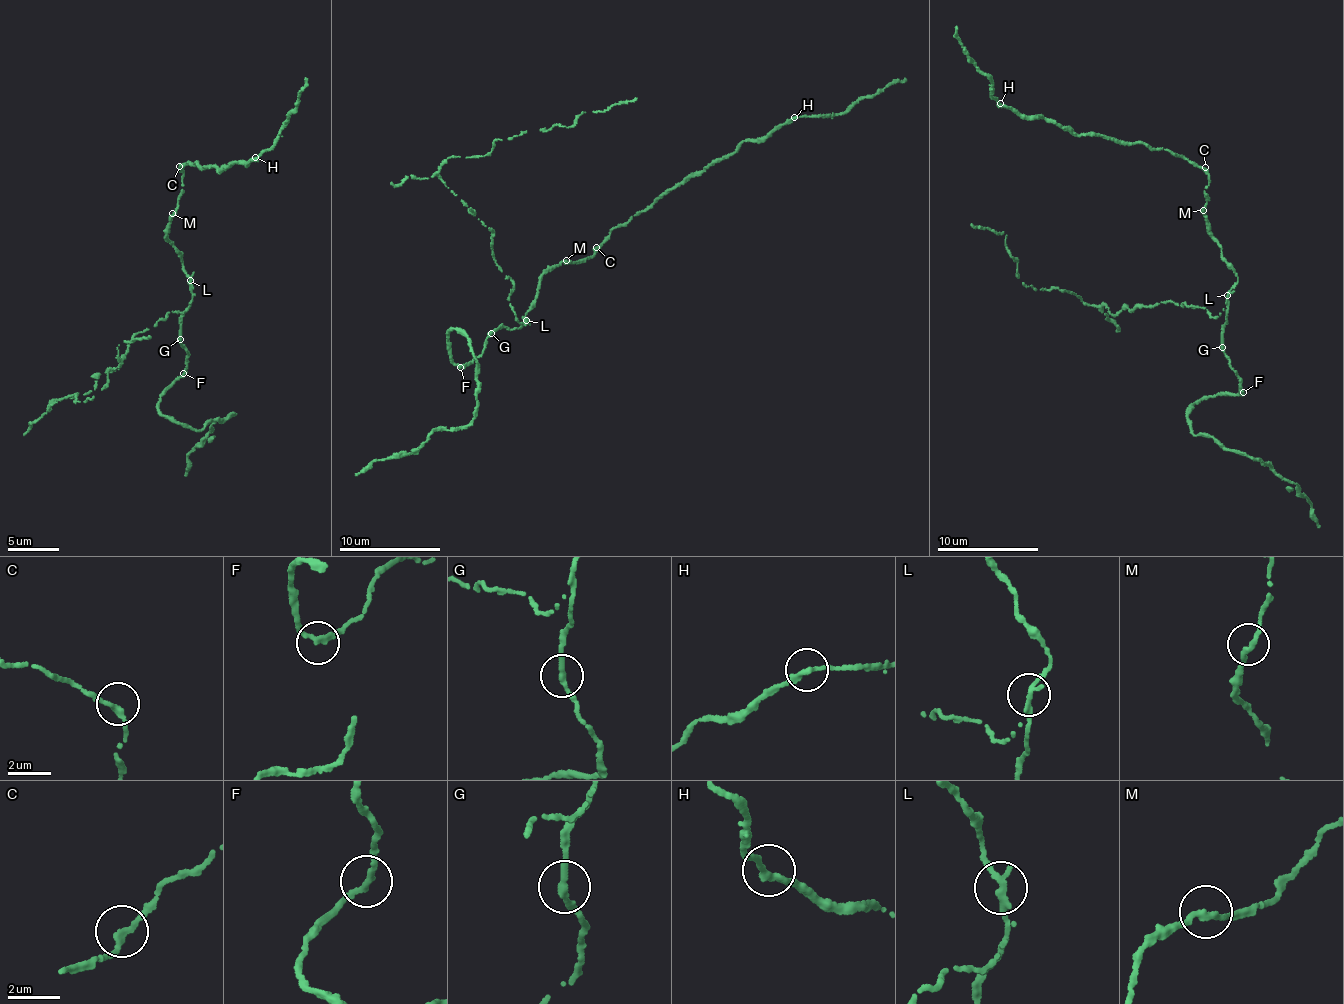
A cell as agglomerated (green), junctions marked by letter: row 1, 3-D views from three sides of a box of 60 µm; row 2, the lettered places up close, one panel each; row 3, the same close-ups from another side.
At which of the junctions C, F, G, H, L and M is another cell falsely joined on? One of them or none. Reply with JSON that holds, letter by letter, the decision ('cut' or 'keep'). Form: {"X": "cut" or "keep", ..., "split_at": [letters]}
{"C": "keep", "F": "keep", "G": "keep", "H": "keep", "L": "cut", "M": "keep", "split_at": ["L"]}

